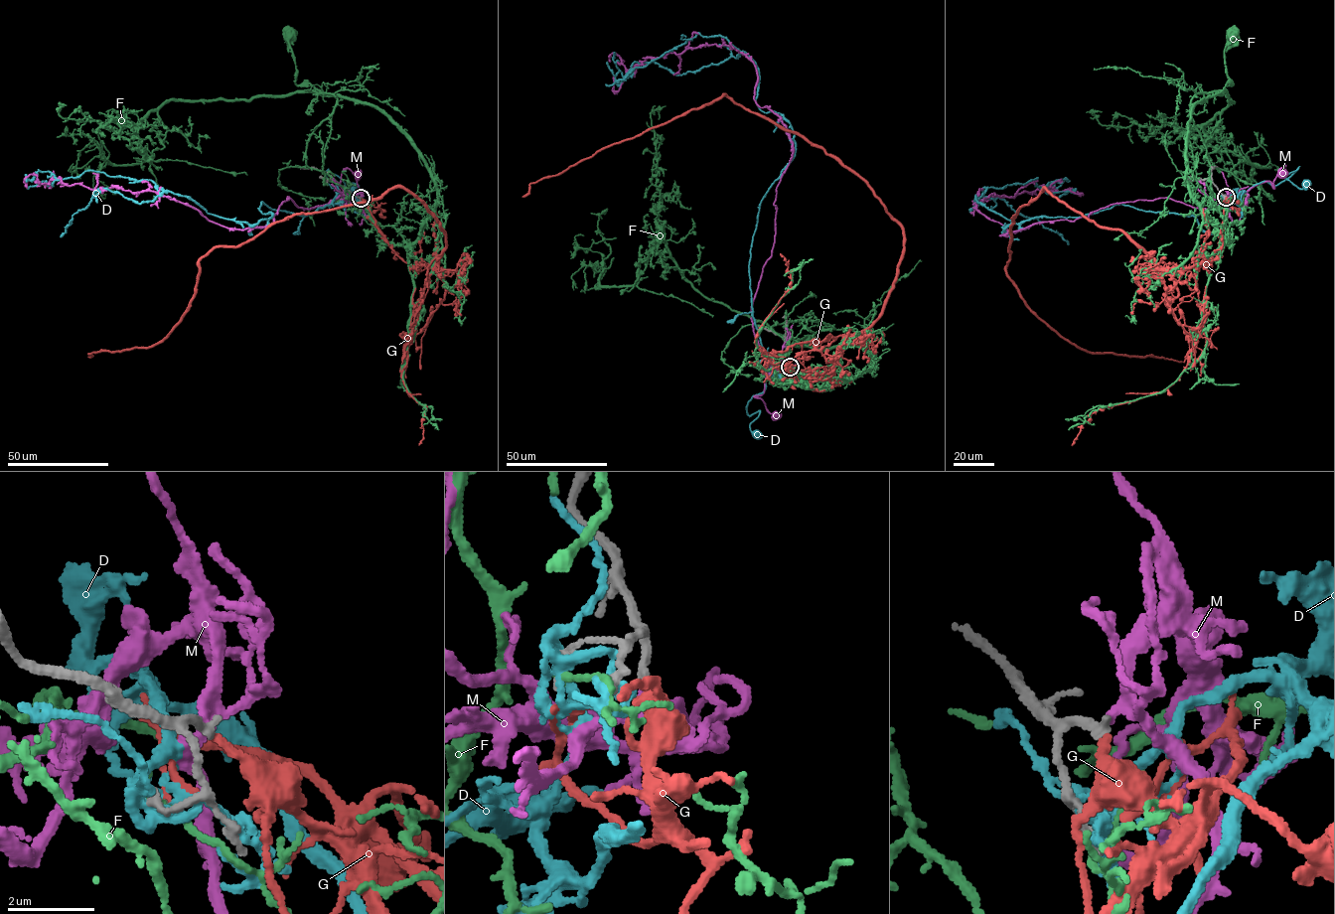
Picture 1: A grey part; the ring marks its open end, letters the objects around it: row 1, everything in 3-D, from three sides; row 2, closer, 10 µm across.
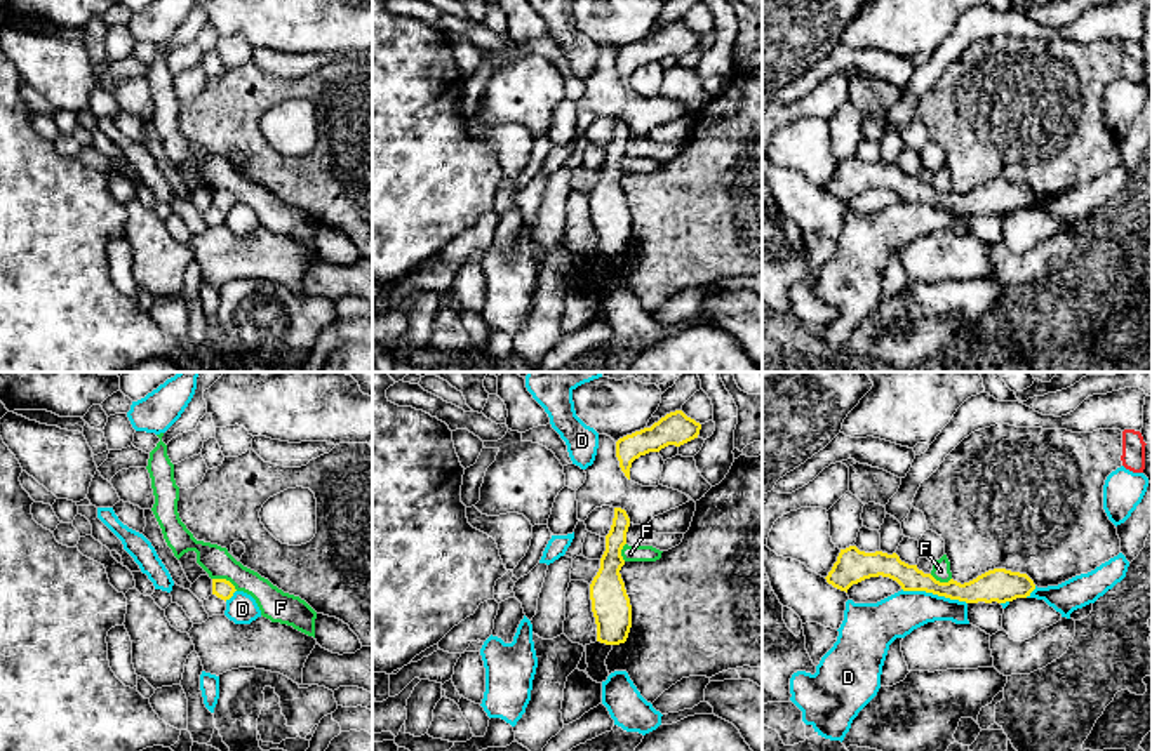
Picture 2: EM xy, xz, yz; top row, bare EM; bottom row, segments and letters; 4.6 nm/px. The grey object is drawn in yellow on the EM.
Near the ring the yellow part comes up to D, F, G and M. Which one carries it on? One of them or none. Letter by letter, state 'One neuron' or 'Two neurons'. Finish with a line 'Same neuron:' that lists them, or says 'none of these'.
D: Two neurons
F: Two neurons
G: One neuron
M: Two neurons
Same neuron: G

